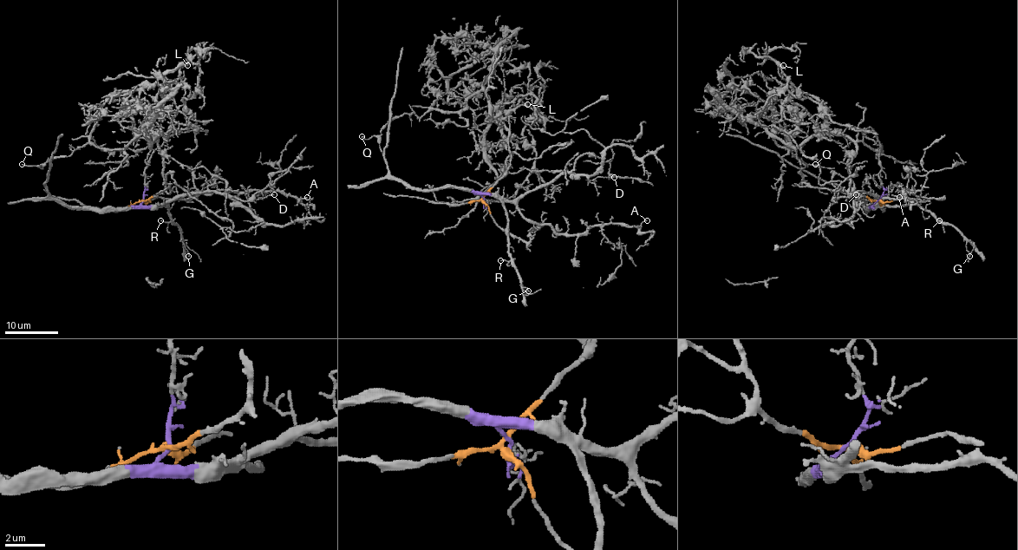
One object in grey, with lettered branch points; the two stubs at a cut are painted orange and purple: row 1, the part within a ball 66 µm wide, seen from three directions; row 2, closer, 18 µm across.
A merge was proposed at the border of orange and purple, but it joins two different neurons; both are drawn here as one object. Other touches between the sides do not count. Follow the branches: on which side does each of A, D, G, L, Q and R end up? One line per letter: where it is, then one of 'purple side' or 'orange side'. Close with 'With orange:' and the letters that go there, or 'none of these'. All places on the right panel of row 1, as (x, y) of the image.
A: (899, 197) | purple side
D: (856, 194) | purple side
G: (969, 256) | purple side
L: (783, 65) | orange side
Q: (815, 164) | orange side
R: (939, 220) | purple side
With orange: L, Q

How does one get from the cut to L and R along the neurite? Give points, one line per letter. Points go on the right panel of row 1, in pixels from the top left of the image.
L: (878, 200), (853, 188), (848, 159), (856, 146), (830, 128), (819, 102), (778, 72), (783, 65)
R: (878, 200), (873, 206), (920, 204), (939, 220)

